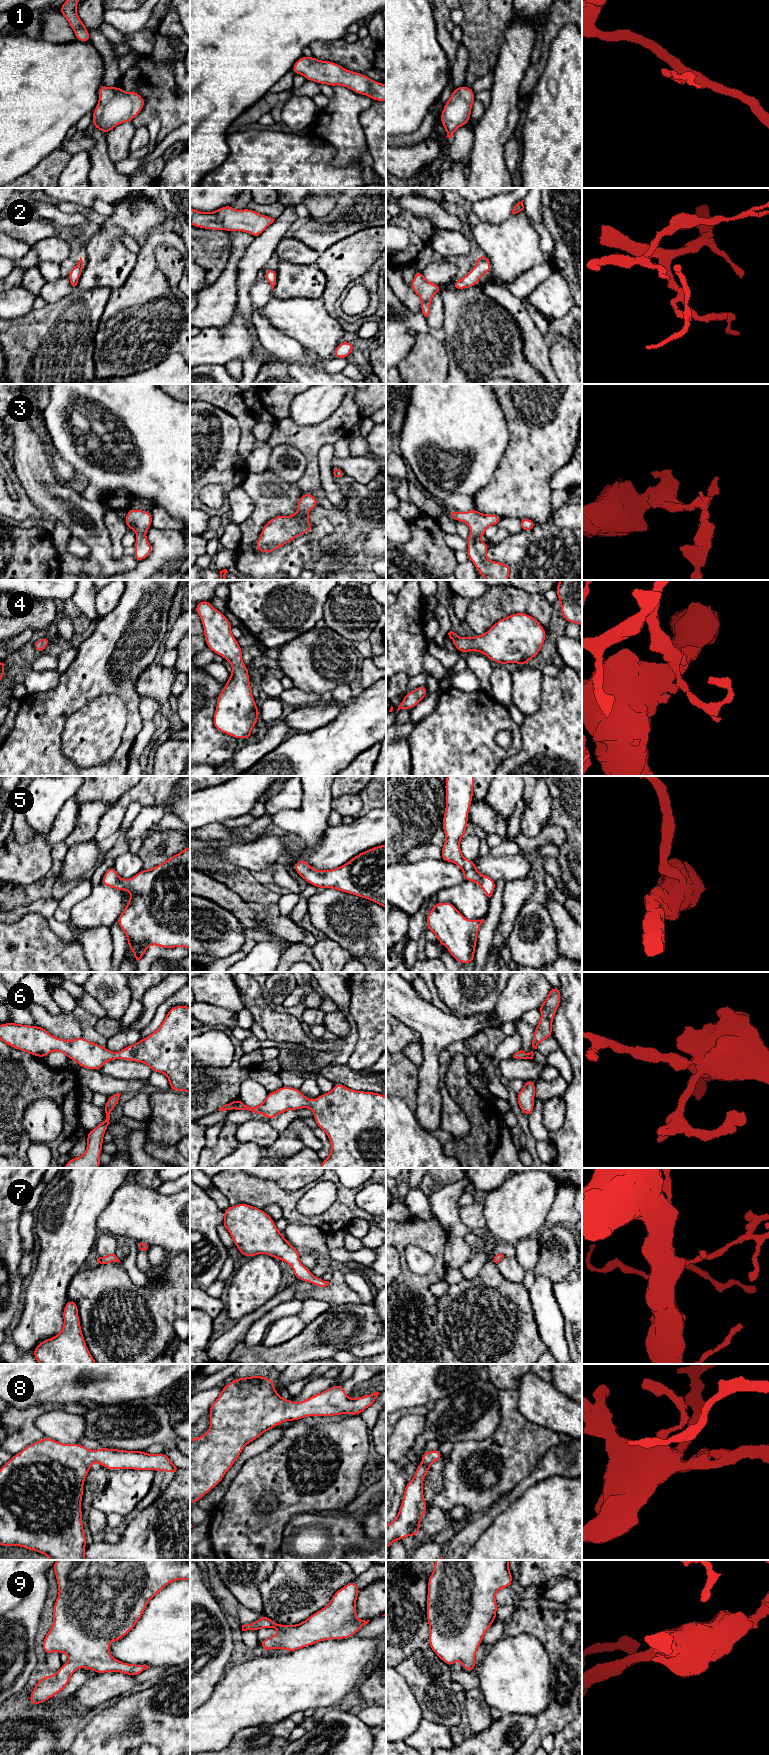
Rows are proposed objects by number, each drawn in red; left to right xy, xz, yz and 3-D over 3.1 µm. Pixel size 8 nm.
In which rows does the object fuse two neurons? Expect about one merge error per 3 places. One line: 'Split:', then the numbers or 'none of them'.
Split: none of them

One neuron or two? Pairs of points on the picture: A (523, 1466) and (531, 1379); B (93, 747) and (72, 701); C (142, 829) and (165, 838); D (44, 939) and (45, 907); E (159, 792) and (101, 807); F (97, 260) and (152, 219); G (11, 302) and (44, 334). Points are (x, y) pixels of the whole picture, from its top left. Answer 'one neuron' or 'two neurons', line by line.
A: two neurons
B: two neurons
C: two neurons
D: two neurons
E: two neurons
F: one neuron
G: two neurons

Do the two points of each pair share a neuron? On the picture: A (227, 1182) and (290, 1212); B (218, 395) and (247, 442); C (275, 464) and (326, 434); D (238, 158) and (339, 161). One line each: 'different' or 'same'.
A: same
B: same
C: different
D: different

